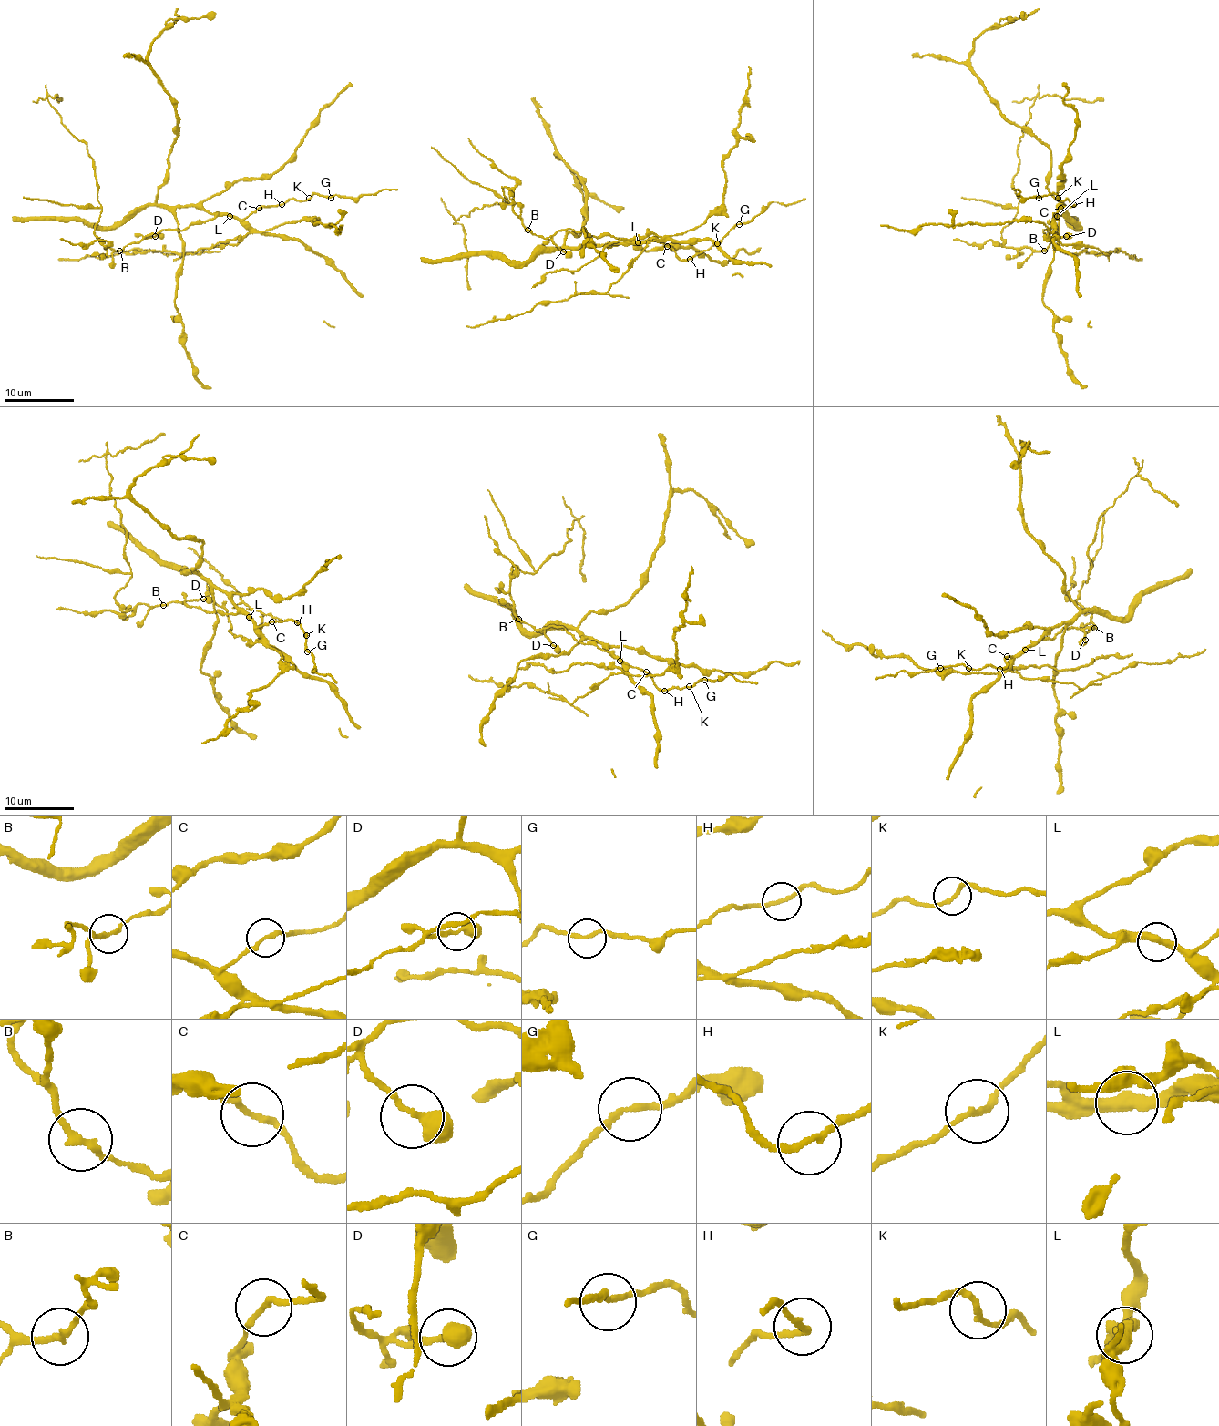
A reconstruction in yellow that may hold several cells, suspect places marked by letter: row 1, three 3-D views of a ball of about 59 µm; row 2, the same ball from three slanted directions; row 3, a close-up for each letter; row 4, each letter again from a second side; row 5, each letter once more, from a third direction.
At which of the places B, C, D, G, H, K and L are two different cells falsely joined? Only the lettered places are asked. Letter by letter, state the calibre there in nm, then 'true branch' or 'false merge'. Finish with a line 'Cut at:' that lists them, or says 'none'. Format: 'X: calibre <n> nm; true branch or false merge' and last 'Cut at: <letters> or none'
B: calibre 200 nm; false merge
C: calibre 200 nm; true branch
D: calibre 320 nm; true branch
G: calibre 190 nm; true branch
H: calibre 190 nm; true branch
K: calibre 200 nm; true branch
L: calibre 400 nm; false merge
Cut at: B, L

